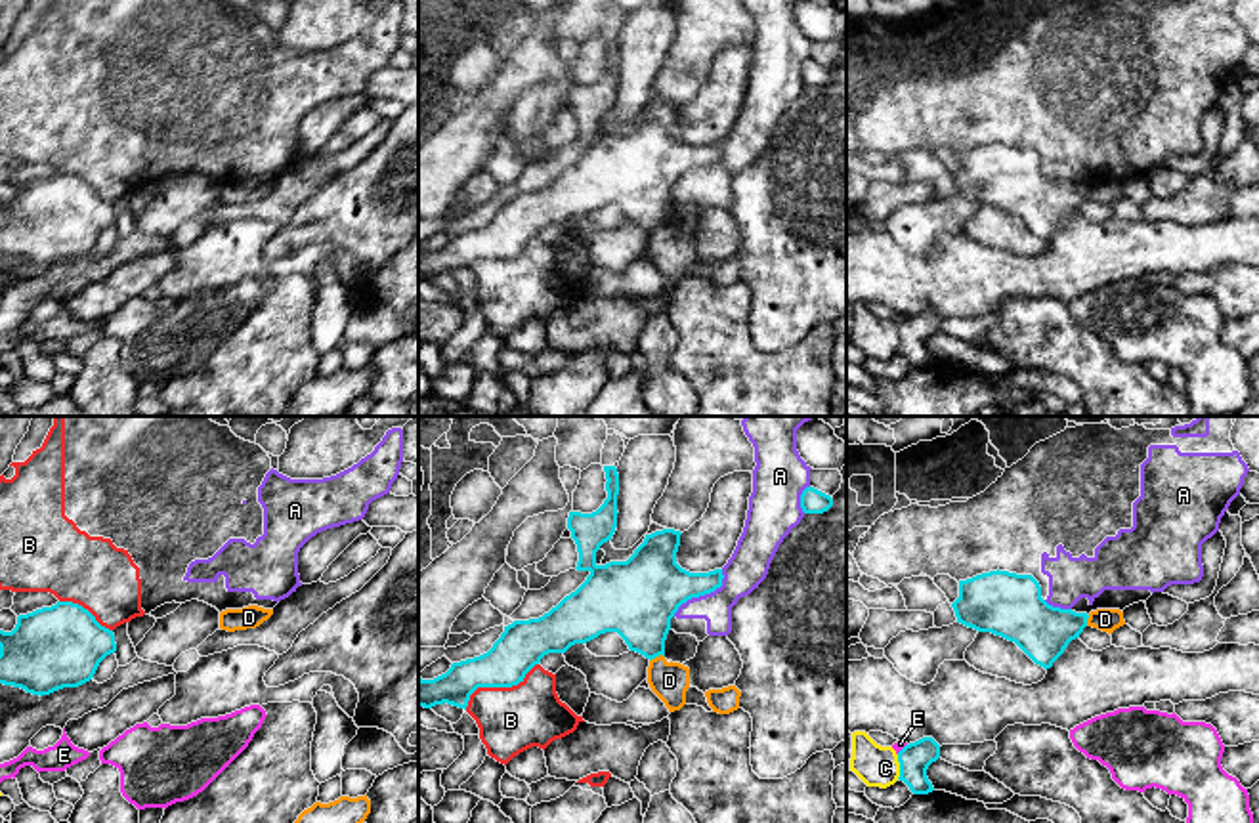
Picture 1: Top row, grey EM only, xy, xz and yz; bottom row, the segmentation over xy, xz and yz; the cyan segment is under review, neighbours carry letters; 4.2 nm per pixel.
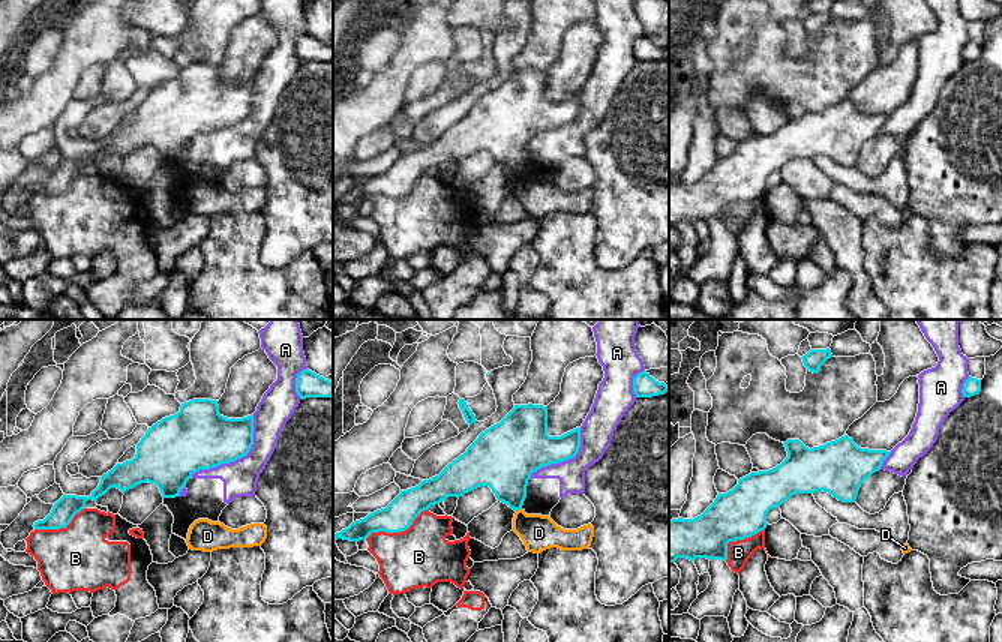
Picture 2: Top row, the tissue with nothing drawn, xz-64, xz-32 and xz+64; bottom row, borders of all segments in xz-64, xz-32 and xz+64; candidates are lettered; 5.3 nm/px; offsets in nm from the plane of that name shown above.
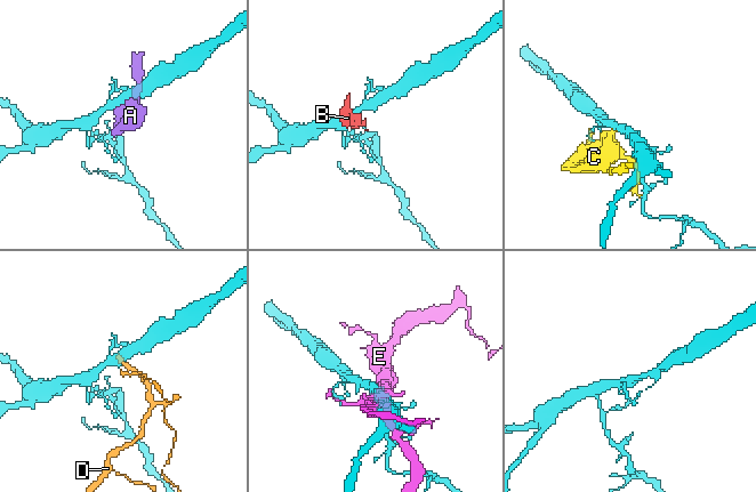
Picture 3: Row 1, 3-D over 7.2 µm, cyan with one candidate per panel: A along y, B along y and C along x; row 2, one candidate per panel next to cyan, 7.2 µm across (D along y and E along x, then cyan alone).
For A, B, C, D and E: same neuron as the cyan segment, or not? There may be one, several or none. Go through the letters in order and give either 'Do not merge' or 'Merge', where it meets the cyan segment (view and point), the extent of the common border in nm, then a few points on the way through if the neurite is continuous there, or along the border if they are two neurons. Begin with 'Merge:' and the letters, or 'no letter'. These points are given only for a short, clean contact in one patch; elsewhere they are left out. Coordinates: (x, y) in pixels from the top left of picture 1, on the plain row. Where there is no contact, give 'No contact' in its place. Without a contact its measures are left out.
Merge: no letter
A: Do not merge. Touches cyan at xz (704, 167). Shared border 300 nm
B: Do not merge. Touches cyan at xz (497, 258). Shared border 360 nm. Boundary: xz (537, 235), (516, 256), (480, 258), (465, 281)
C: Do not merge. Touches cyan at yz (900, 338). Shared border 100 nm
D: Do not merge. Touches cyan at xz (656, 228). Shared border 70 nm. Boundary: xz (663, 228), (656, 228), (650, 233)
E: Do not merge. Touches cyan at yz (902, 321). Shared border 60 nm

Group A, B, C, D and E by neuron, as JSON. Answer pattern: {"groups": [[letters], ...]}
{"groups": [["A", "B"], ["C"], ["D"], ["E"]]}

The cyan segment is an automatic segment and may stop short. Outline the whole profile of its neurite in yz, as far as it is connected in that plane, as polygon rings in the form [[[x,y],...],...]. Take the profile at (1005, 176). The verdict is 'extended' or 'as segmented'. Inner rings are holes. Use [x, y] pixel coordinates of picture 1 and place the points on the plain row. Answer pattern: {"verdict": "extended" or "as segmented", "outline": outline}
{"verdict": "as segmented", "outline": [[[990,143],[959,153],[957,195],[1014,214],[1045,243],[1087,199],[1087,185],[1049,178],[1032,147]]]}

